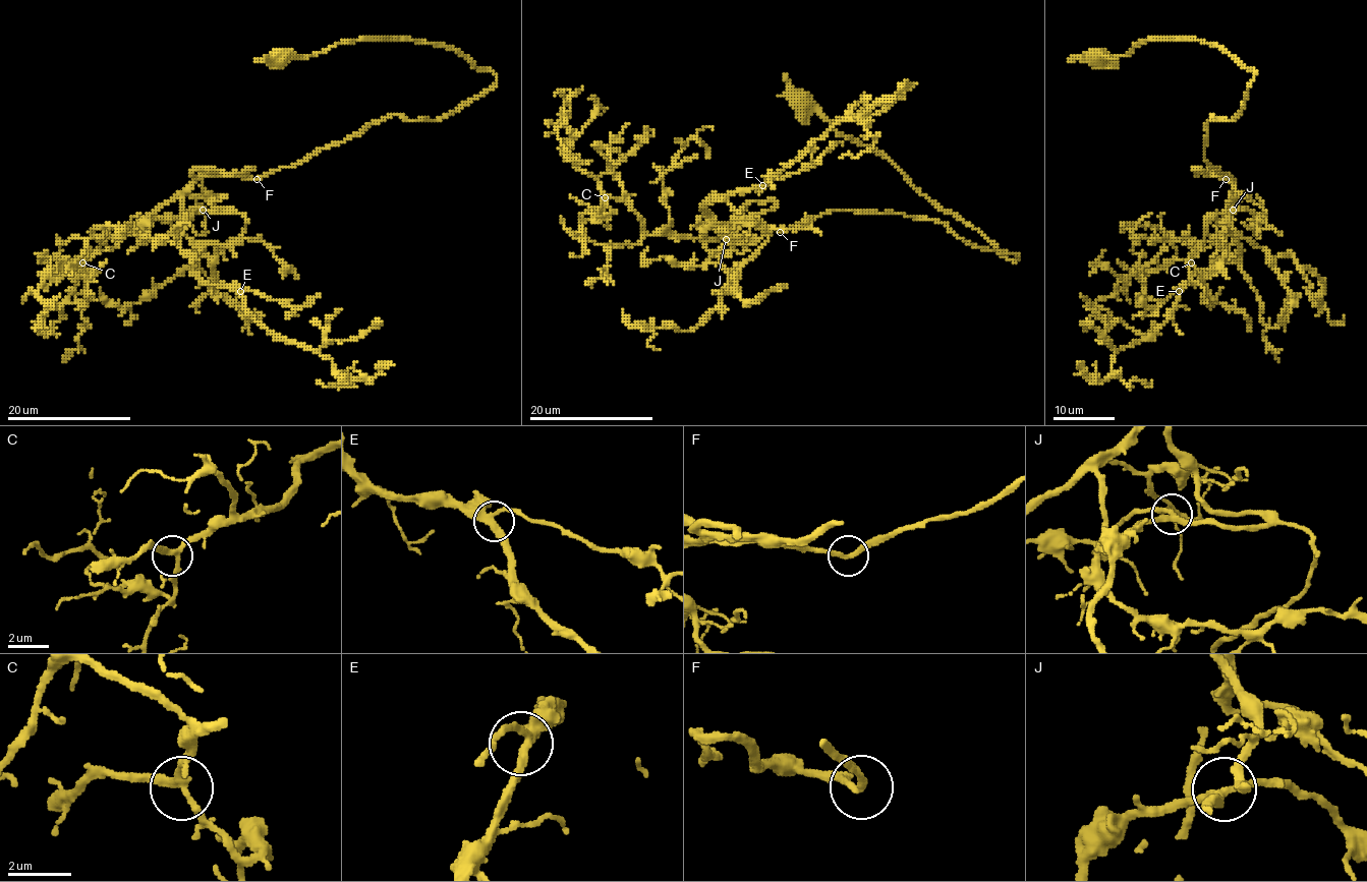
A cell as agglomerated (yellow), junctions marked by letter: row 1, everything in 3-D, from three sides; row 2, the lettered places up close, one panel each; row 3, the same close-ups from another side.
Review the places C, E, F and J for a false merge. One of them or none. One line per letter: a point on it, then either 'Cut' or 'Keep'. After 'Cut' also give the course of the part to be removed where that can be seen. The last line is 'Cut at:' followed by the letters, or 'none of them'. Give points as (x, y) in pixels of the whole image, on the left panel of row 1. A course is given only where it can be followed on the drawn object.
C: Place: (82, 262). Keep
E: Place: (240, 291). Keep
F: Place: (257, 179). Keep
J: Place: (203, 210). Keep
Cut at: none of them

